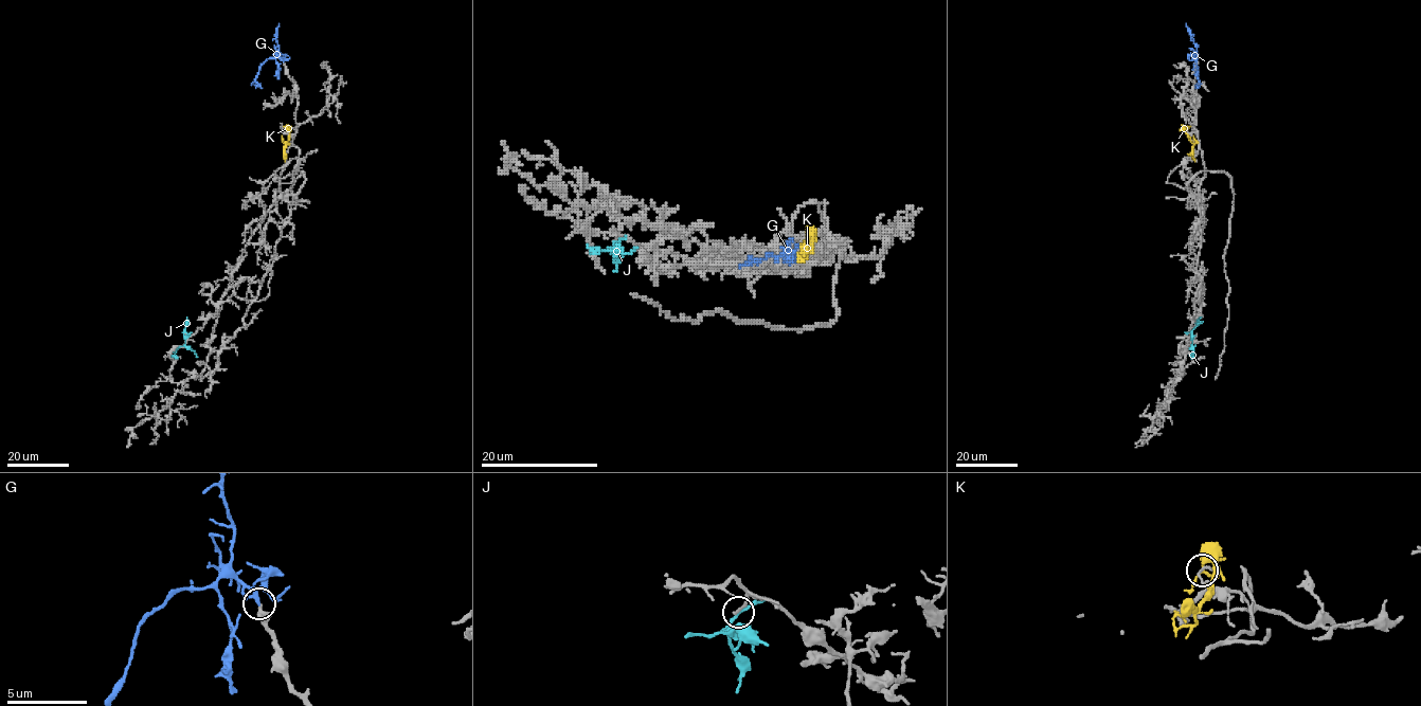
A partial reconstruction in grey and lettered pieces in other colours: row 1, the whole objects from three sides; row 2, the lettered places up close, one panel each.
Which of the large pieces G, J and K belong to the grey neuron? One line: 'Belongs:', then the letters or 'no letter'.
Belongs: G

